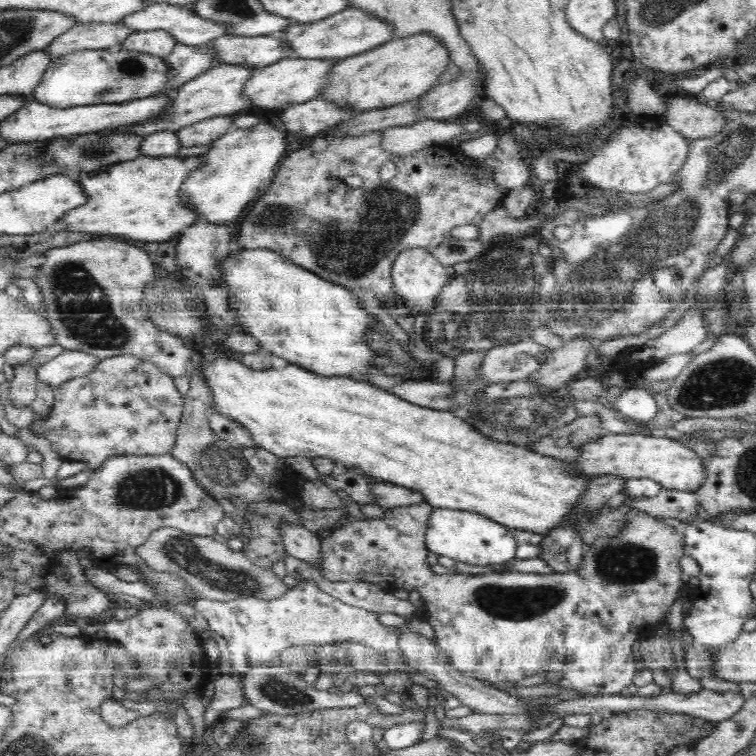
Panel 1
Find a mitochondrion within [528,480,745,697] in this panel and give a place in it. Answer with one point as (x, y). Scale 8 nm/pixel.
(619, 564)

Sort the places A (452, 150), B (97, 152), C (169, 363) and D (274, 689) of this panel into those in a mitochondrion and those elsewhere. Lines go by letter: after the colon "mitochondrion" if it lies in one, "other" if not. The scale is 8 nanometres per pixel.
A: other
B: mitochondrion
C: other
D: mitochondrion

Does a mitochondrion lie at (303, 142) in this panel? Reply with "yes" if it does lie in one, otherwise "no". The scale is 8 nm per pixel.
no

